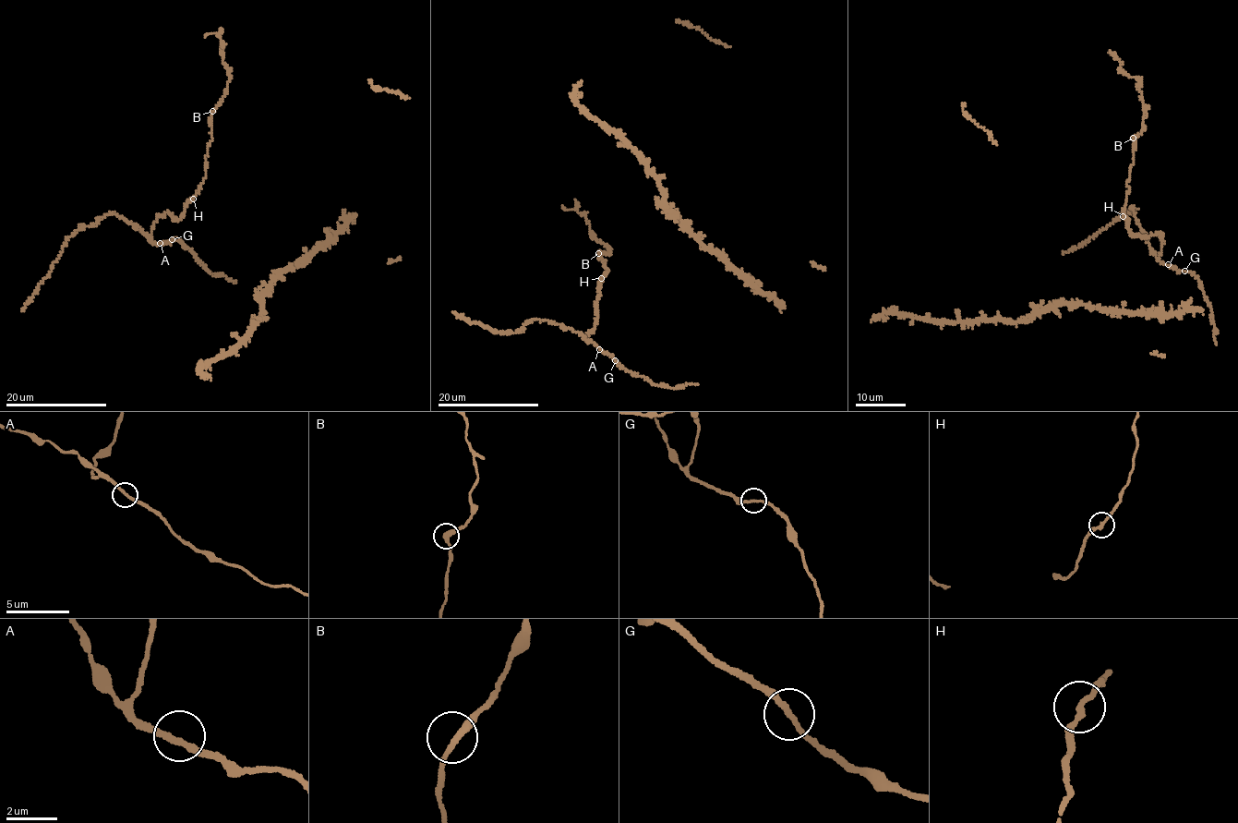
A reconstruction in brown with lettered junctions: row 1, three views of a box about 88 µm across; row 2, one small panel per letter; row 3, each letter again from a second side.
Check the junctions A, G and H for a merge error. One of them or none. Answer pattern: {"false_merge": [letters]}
{"false_merge": []}

